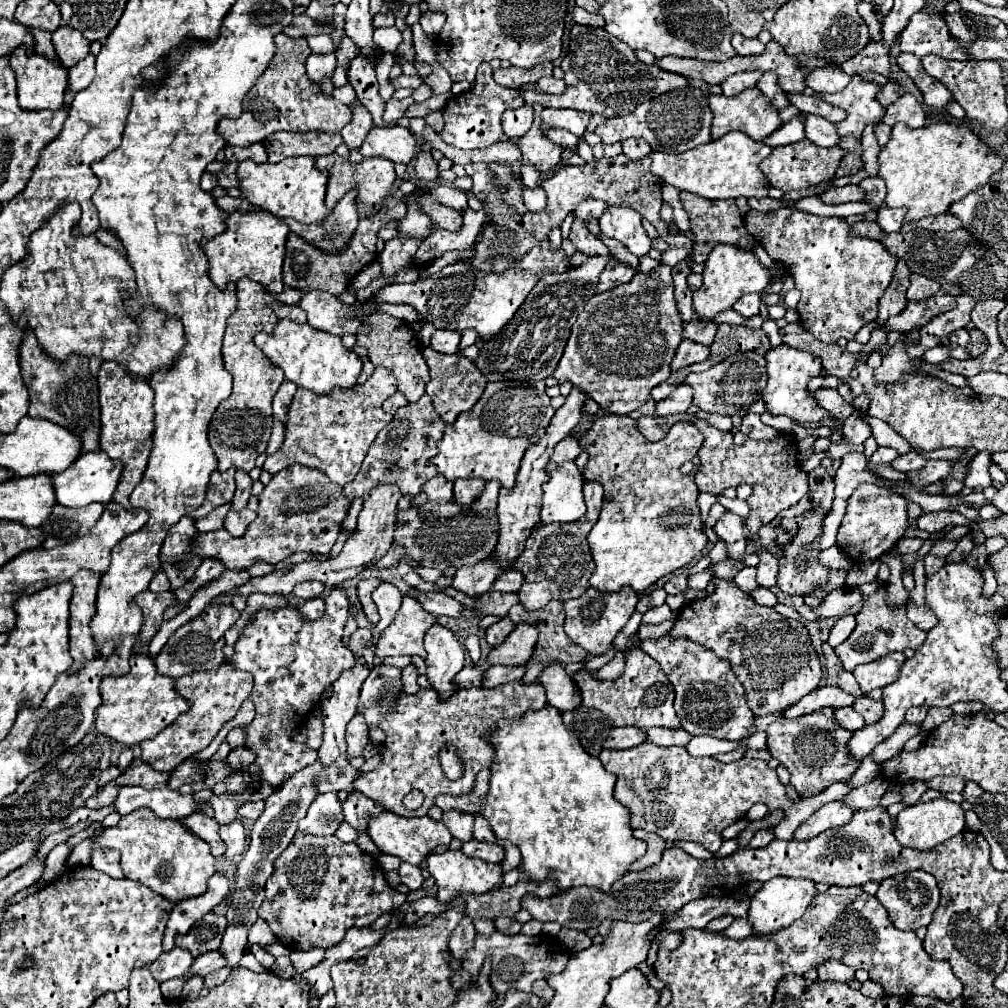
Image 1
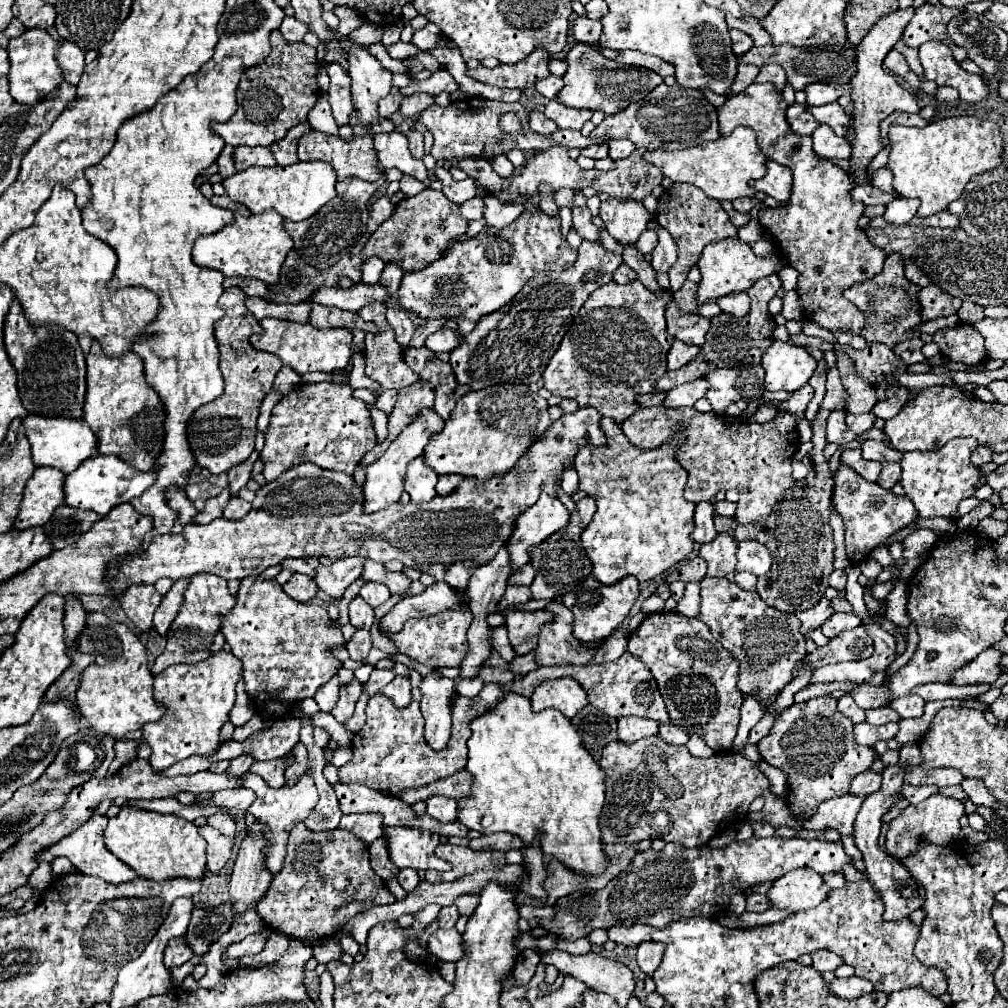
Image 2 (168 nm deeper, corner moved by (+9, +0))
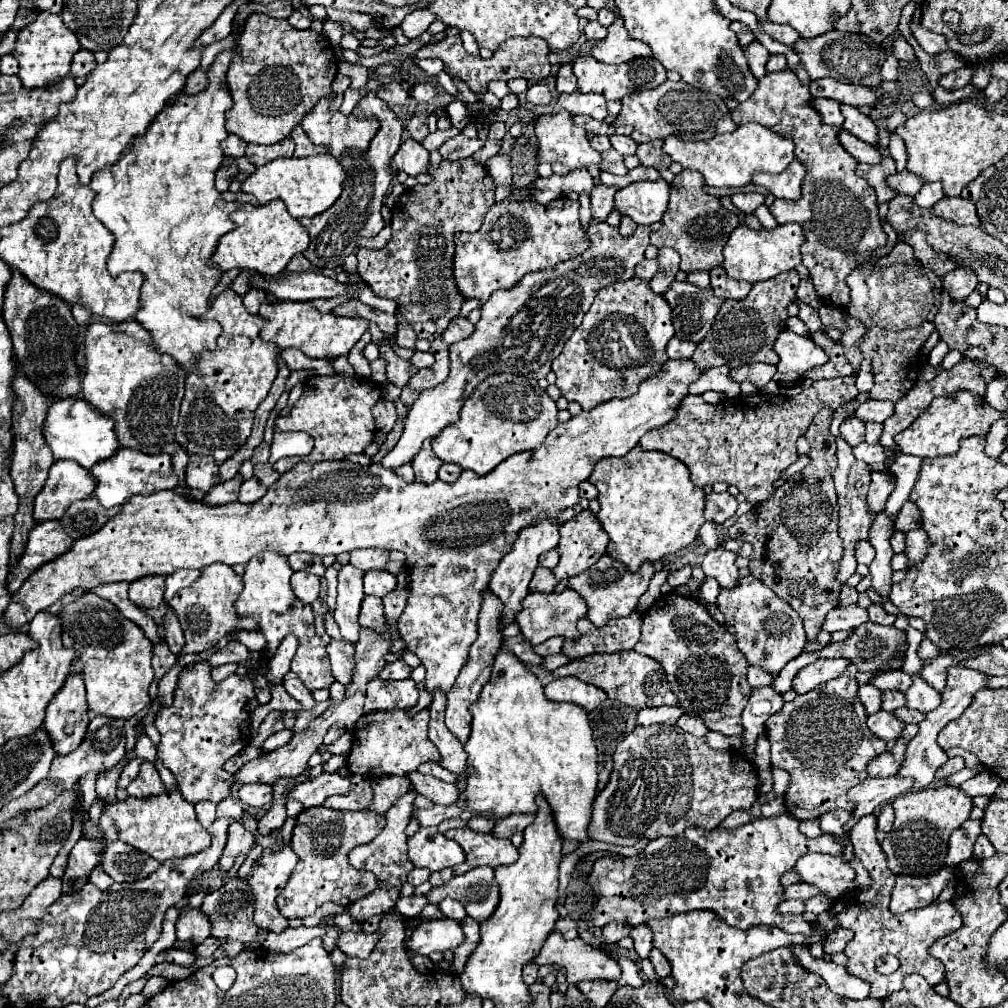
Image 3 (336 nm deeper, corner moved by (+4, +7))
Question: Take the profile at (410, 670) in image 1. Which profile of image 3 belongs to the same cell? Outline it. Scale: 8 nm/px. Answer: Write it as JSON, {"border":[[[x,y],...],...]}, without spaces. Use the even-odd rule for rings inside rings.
{"border":[[[377,677],[367,685],[365,713],[381,711],[381,709],[415,707],[417,699],[419,699],[419,691],[417,691],[413,679],[385,681],[385,679]]]}

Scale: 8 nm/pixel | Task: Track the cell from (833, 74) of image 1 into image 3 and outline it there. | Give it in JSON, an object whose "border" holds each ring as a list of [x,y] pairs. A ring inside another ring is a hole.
{"border":[[[815,79],[811,81],[809,91],[813,97],[827,97],[827,99],[835,99],[839,103],[847,103],[853,107],[875,103],[875,93],[869,87],[841,83],[835,79]]]}

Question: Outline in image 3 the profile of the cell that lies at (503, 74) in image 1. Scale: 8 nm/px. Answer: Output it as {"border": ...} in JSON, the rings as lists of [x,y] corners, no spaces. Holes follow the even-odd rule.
{"border":[[[445,37],[439,43],[427,43],[423,45],[415,57],[417,59],[425,59],[425,57],[439,57],[447,71],[457,75],[461,81],[465,81],[481,99],[481,95],[487,91],[487,83],[493,79],[501,79],[501,81],[509,81],[509,79],[517,79],[523,77],[529,83],[537,83],[543,81],[549,73],[551,73],[551,63],[549,63],[549,53],[551,49],[547,47],[545,39],[539,37],[513,37],[507,43],[503,43],[501,49],[497,49],[493,53],[491,59],[483,59],[483,57],[473,57],[465,51],[463,43],[459,37]]]}

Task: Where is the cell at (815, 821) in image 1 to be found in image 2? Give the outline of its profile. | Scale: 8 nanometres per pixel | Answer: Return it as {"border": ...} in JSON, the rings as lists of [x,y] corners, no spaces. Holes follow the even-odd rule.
{"border":[[[844,794],[838,798],[830,798],[820,804],[818,812],[810,820],[800,822],[802,828],[806,828],[806,830],[822,830],[822,828],[838,830],[840,842],[842,842],[846,854],[850,854],[852,862],[856,862],[856,868],[860,868],[860,870],[864,870],[864,862],[862,862],[860,850],[854,844],[854,820],[856,820],[858,808],[864,800],[866,800],[864,794],[860,794],[860,796]]]}

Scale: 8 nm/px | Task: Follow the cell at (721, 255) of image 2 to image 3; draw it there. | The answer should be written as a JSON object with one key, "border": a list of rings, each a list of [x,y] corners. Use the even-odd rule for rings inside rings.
{"border":[[[787,223],[787,225],[779,225],[773,231],[761,229],[761,231],[753,231],[747,225],[739,225],[727,245],[723,247],[723,269],[727,273],[727,277],[735,279],[735,281],[749,281],[749,283],[757,283],[757,281],[765,281],[771,279],[775,275],[779,275],[781,271],[789,271],[795,269],[801,263],[801,243],[805,241],[803,229],[797,223]]]}

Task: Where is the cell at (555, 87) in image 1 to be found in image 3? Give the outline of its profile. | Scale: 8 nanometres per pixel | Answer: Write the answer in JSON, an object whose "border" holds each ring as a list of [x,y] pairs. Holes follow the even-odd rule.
{"border":[[[565,63],[565,65],[561,65],[561,69],[557,71],[555,91],[557,91],[557,93],[573,93],[575,89],[577,89],[575,75],[573,75],[573,71],[571,71],[571,65]]]}

